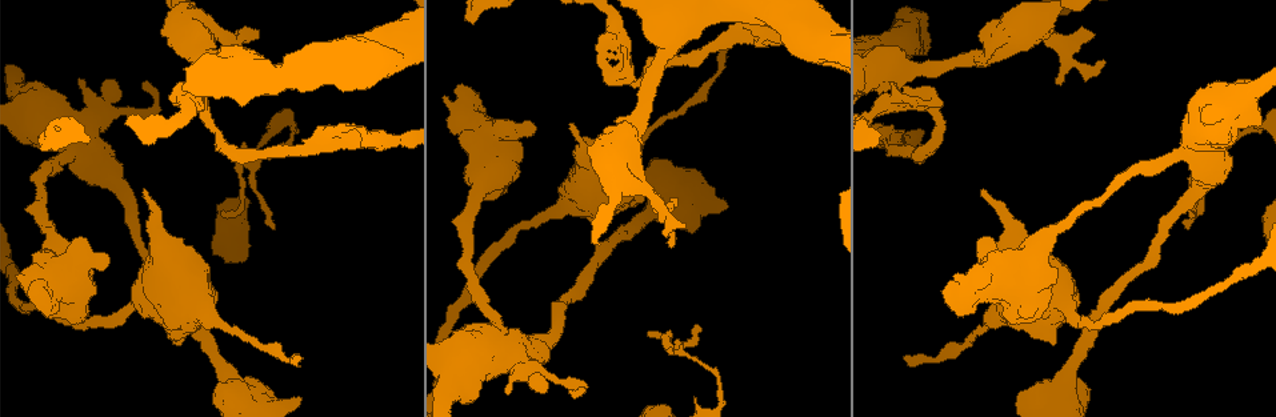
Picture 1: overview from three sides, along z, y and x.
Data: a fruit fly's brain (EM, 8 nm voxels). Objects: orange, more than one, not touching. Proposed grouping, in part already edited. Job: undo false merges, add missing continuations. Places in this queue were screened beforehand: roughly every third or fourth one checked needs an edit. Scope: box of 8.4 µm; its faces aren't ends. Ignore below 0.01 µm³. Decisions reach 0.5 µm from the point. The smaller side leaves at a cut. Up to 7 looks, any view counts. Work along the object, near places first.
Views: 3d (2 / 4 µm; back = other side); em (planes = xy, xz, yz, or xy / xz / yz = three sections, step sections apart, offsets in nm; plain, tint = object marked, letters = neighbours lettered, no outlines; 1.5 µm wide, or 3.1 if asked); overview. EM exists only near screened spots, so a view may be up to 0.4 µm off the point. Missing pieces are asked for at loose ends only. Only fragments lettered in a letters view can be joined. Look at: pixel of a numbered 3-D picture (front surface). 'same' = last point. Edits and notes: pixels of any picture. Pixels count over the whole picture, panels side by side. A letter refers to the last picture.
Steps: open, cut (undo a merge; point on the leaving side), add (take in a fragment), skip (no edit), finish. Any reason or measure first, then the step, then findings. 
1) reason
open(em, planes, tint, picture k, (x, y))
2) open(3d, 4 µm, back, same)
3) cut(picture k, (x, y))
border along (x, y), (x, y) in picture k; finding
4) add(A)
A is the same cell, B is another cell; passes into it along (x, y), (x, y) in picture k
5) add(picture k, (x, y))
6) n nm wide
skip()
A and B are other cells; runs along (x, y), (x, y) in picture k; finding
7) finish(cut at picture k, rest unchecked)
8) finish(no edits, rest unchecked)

branch stops here
open(3d, 2 µm, picture 1, (672, 198))

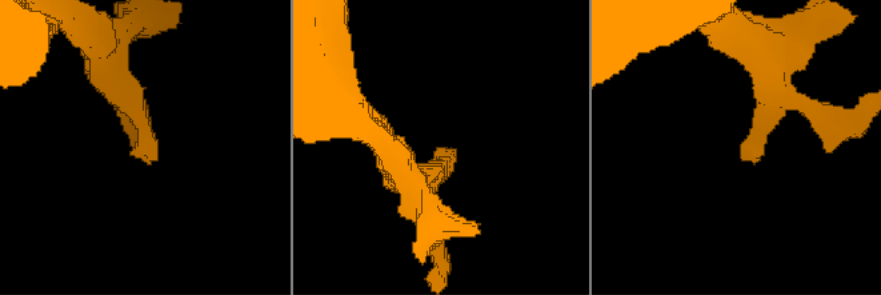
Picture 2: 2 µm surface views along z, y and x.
open(em, planes, letters, picture 2, (452, 149))

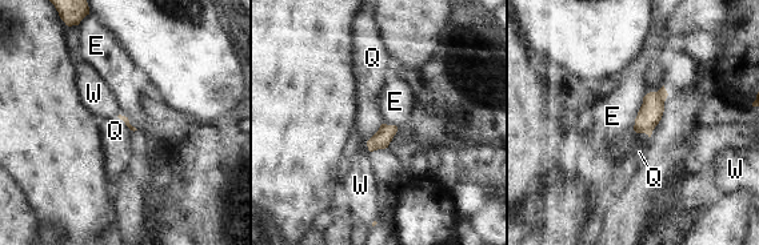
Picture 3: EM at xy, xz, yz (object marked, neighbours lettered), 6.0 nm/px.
skip()
E, Q and W are other cells; border along (646, 95), (632, 127) in picture 3; none of them fits

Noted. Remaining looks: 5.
a fork
open(3d, 4 µm, picture 1, (627, 73))

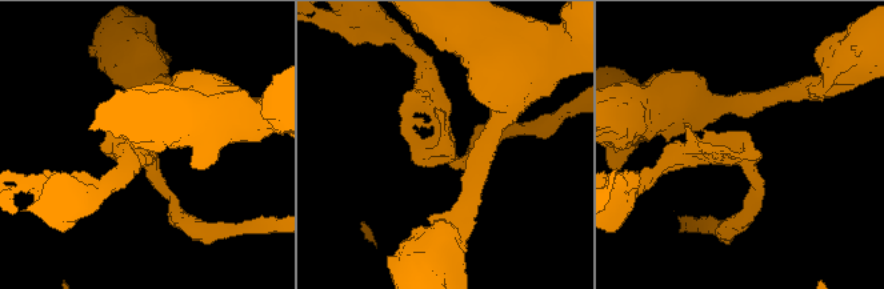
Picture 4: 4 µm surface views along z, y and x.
need the tissue
open(em, xy, step 8, tint, picture 4, (445, 148))

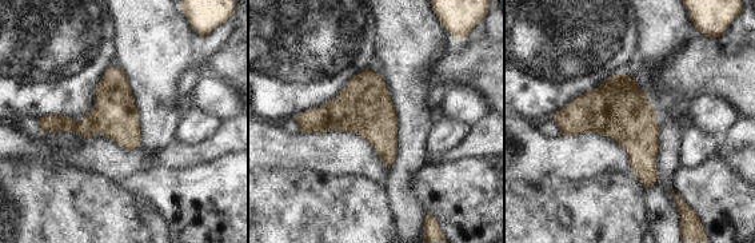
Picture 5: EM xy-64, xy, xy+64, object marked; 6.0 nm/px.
cut it another way
open(em, planes, letters, same)

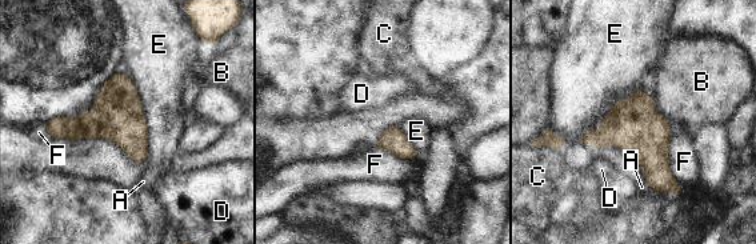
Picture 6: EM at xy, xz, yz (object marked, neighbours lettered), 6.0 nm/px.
320 nm wide
skip()
A, B, C, D, E and F are other cells; border along (128, 76), (144, 115), (147, 158) in picture 6; all the same neuron

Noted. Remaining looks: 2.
thick turns thin
open(em, planes, tint, picture 1, (99, 104))

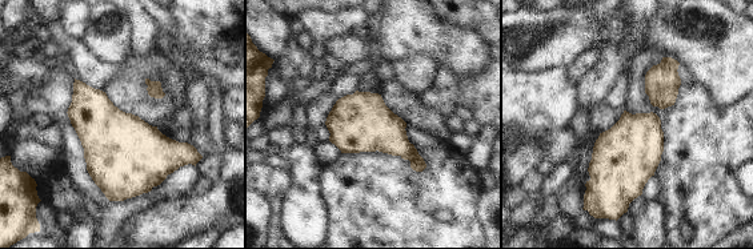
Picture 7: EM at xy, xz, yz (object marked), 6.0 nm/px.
what lies round it
open(em, planes, letters, same)

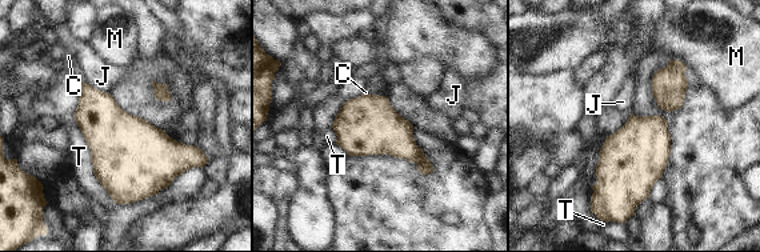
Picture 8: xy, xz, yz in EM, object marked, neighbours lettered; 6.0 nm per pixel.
360 nm wide
skip()
C, J, M and T are other cells; border along (82, 80), (110, 95) in picture 8; continuous, no second neuron

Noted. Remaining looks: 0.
finish(no edits, rest unchecked)

